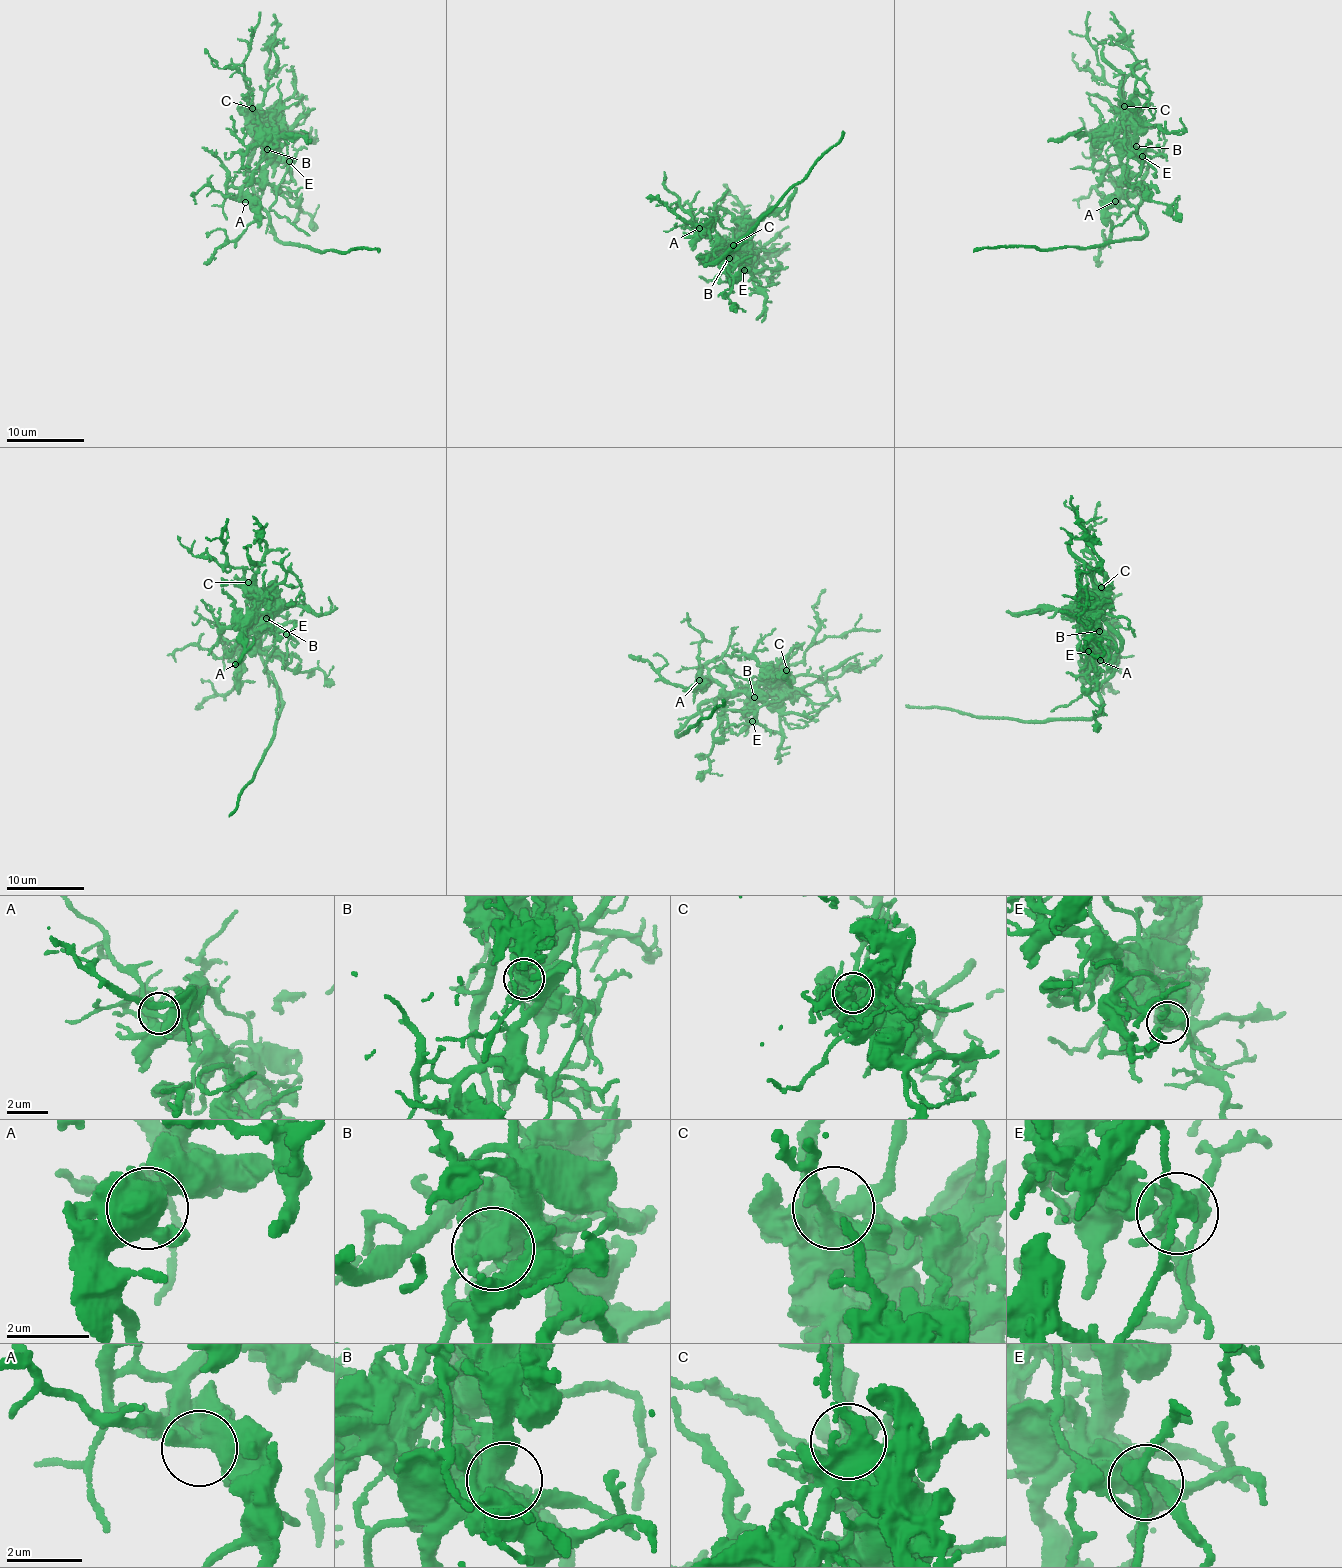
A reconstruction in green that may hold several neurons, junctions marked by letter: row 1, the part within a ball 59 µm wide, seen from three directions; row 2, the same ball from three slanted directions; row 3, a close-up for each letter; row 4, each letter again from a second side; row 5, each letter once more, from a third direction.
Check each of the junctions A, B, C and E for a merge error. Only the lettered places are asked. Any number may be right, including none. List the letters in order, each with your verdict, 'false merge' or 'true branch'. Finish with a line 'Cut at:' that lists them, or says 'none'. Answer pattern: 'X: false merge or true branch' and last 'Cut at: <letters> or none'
A: true branch
B: true branch
C: true branch
E: true branch
Cut at: none

